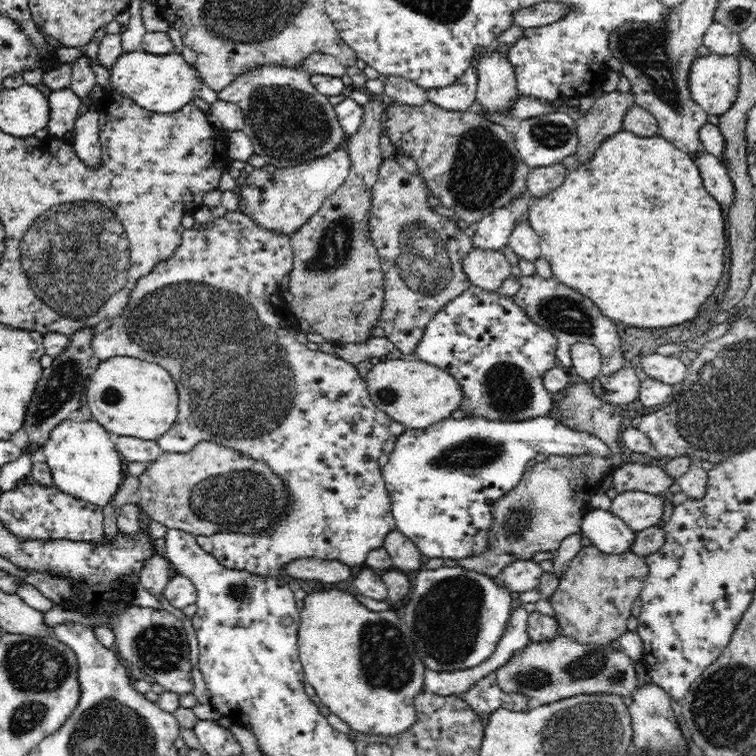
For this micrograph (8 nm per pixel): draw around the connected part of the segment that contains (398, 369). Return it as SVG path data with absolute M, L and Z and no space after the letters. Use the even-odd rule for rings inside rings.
M416 358L375 361L365 376L365 384L372 402L407 429L426 428L435 422L448 419L459 407L461 394L457 380L441 368Z

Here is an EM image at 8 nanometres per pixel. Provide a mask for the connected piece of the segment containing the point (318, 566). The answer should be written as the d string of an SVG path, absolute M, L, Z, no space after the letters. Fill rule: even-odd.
M298 558L281 568L281 574L294 579L318 580L324 584L342 582L353 576L352 567L340 561Z

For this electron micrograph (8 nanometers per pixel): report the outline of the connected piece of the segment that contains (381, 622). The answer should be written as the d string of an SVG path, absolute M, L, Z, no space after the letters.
M325 588L306 593L303 599L304 608L300 612L300 626L297 628L297 646L299 647L299 659L301 660L305 682L309 682L315 689L316 695L322 704L329 708L332 714L338 716L342 721L348 723L356 733L378 733L378 735L397 735L411 727L415 721L415 708L413 698L424 691L424 673L427 669L417 654L413 643L411 632L403 621L393 612L371 612L360 603L350 591L338 588Z

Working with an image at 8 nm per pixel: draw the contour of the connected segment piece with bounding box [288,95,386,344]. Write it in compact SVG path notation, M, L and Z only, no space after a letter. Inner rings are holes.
M371 95L371 100L363 107L364 116L359 132L348 136L345 147L351 160L348 176L344 182L324 199L322 208L310 220L290 236L289 244L293 250L293 267L290 272L289 291L292 300L289 302L291 313L298 320L306 320L328 342L366 342L371 335L370 330L378 324L382 312L385 294L384 272L381 266L378 250L371 240L368 222L371 216L372 187L377 179L382 153L380 152L381 133L386 104L377 95Z

